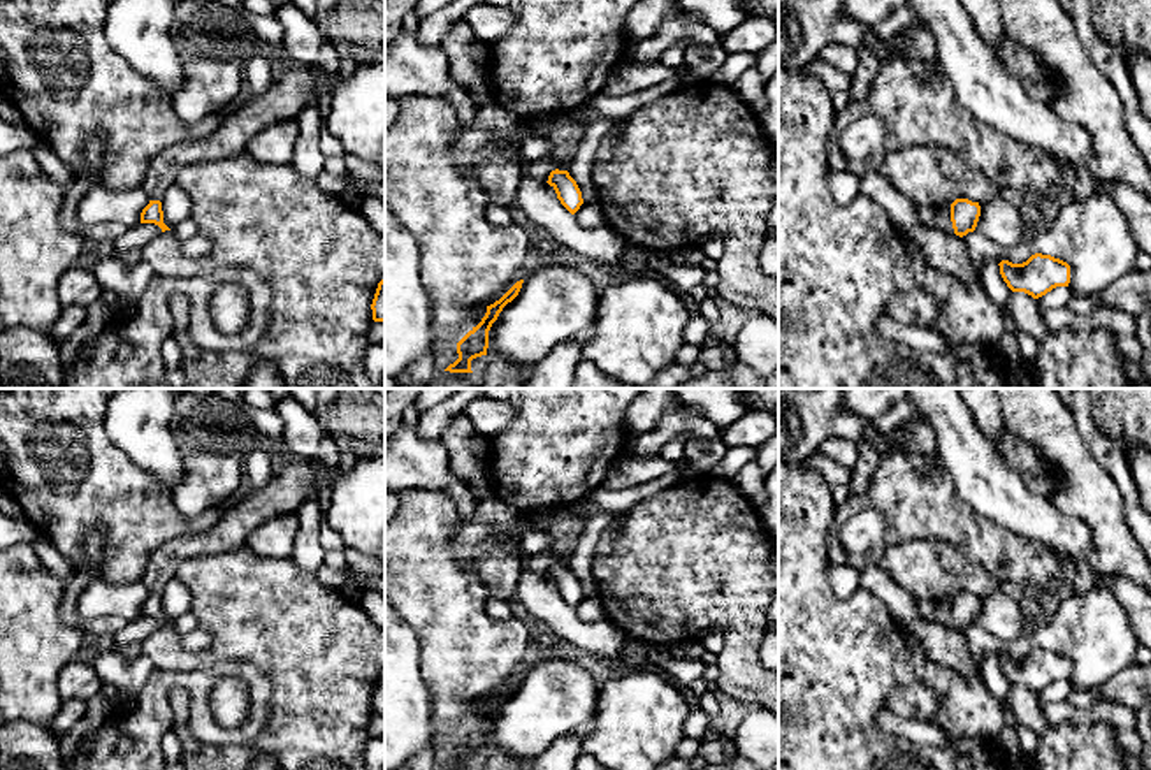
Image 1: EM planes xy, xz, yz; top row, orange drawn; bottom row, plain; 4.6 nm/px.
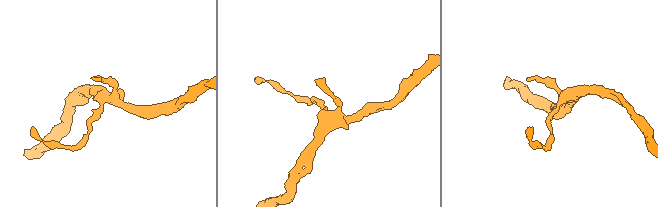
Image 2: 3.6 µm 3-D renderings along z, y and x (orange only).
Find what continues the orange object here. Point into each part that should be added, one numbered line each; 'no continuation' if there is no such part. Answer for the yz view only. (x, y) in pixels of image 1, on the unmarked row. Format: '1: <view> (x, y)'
no continuation

